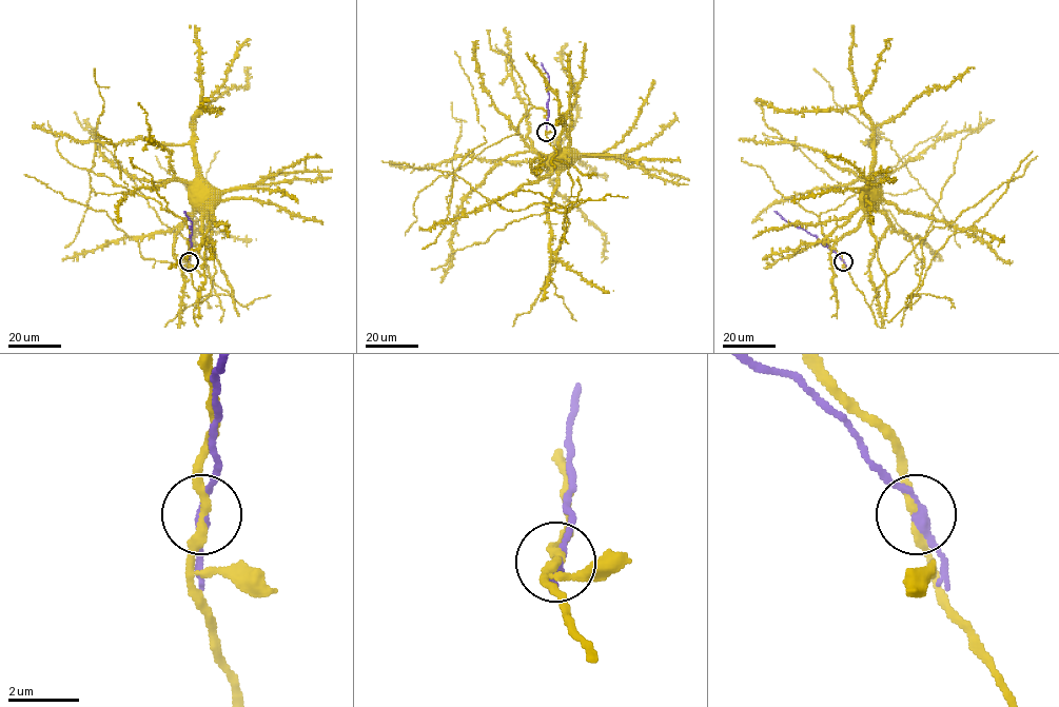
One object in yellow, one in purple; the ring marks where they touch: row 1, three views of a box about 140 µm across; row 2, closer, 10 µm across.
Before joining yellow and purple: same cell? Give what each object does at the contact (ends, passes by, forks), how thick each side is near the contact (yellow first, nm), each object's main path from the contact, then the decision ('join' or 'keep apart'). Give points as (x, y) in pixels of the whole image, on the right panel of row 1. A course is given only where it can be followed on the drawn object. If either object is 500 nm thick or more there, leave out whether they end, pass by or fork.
yellow passes by | purple passes by | 240/240 nm | yellow via (843, 261), (869, 307), (878, 288), (920, 240), (935, 228), (952, 223), (875, 203), (869, 196) | purple via (843, 261), (815, 236), (773, 211) | keep apart

